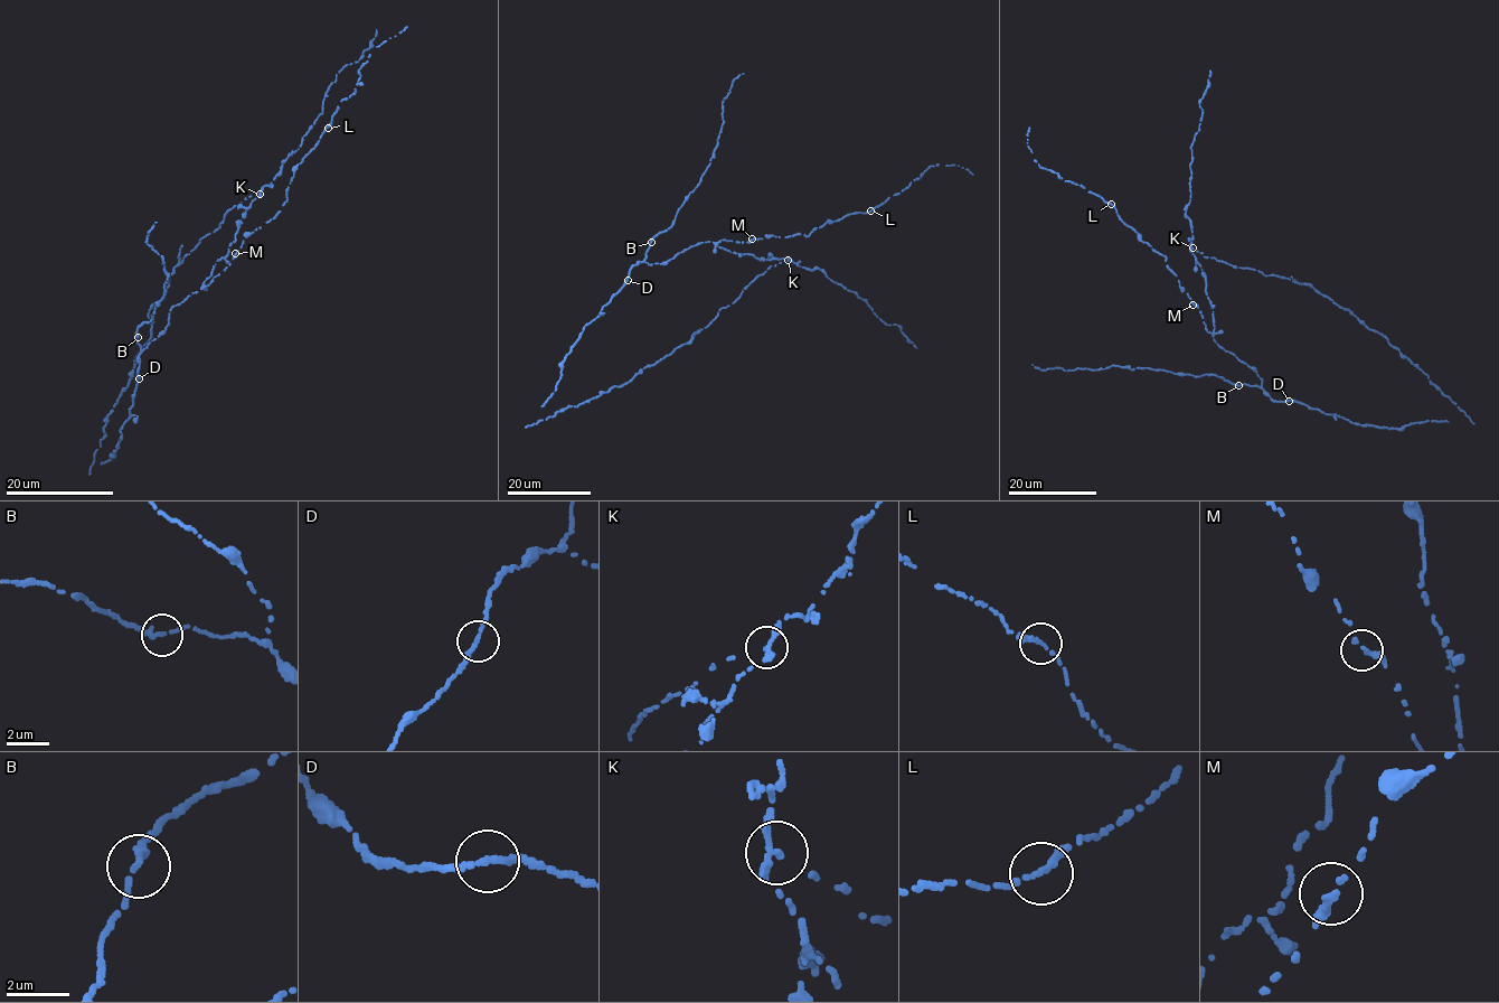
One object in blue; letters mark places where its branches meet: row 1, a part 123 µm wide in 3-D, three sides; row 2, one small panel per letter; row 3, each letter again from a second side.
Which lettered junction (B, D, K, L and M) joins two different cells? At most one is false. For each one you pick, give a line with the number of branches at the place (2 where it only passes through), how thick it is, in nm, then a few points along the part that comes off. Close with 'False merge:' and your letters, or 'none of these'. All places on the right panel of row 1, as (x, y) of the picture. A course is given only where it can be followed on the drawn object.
K: branches 1; calibre 340 nm; course (1193, 247), (1204, 256), (1308, 284), (1327, 296), (1388, 340), (1473, 423)
False merge: K

